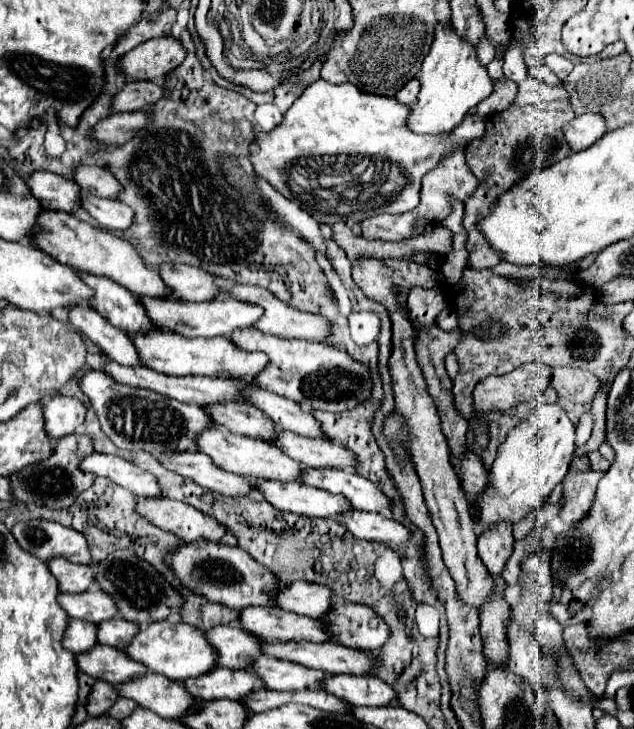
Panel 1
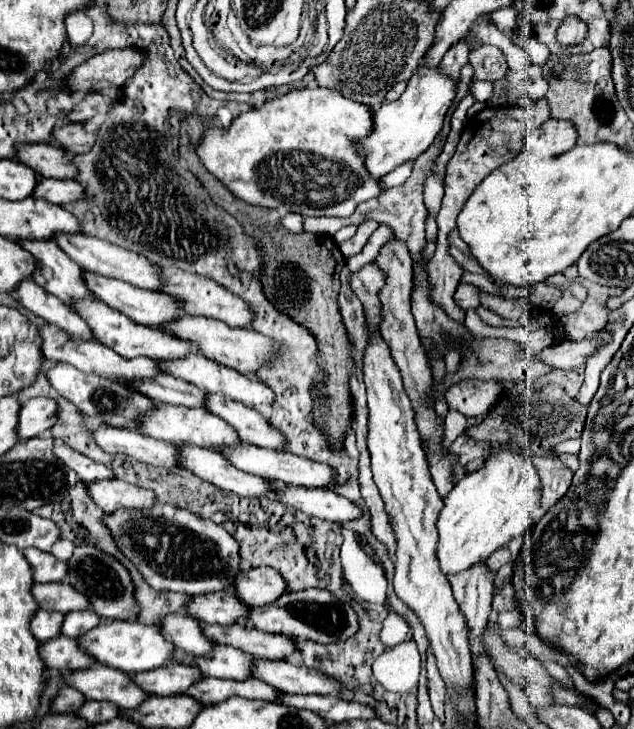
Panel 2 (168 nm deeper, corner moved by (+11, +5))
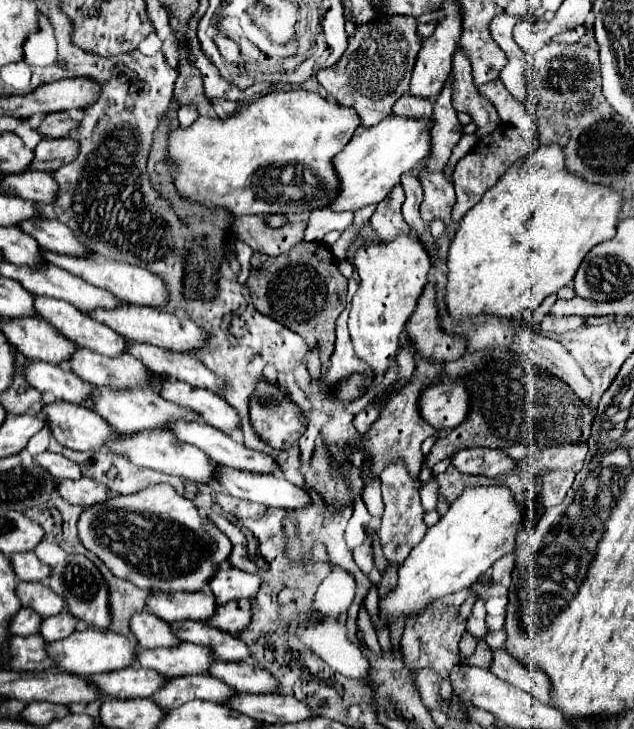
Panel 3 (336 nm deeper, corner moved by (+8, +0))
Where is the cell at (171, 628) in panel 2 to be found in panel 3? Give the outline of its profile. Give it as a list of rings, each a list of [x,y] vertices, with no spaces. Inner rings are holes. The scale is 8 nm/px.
[[[136,613],[130,621],[130,631],[136,635],[138,643],[146,649],[156,647],[172,647],[180,641],[172,635],[170,625],[152,613]]]

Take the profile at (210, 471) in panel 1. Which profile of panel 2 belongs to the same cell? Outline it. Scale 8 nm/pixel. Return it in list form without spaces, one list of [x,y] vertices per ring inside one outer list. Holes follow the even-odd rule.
[[[97,426],[93,428],[97,444],[105,452],[121,452],[127,454],[143,464],[149,466],[161,466],[163,470],[177,470],[177,448],[173,444],[143,436],[135,430],[125,430],[125,428],[111,428],[111,426]]]

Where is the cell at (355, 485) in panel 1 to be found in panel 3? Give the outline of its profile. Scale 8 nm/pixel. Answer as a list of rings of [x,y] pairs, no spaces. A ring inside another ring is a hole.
[[[180,421],[180,423],[172,423],[168,431],[174,433],[174,437],[180,439],[180,443],[190,443],[198,447],[216,463],[224,463],[228,467],[236,467],[252,473],[280,471],[278,463],[272,457],[246,449],[236,437],[222,433],[212,425]]]

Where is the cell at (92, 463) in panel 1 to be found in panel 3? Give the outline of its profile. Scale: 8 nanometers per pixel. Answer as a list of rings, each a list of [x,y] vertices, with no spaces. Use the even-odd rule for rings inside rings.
[[[44,451],[40,455],[34,455],[36,463],[40,463],[40,467],[44,467],[50,475],[58,477],[58,479],[80,479],[82,473],[80,473],[80,467],[76,463],[72,463],[70,459],[66,459],[64,455],[58,455],[58,453],[50,453],[50,451]]]

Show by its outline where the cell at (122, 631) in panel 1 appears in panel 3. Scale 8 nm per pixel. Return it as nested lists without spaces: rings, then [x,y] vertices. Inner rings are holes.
[[[62,611],[60,615],[42,619],[42,625],[40,625],[38,635],[44,641],[52,643],[52,641],[58,641],[58,639],[64,639],[64,637],[72,635],[74,633],[74,625],[76,625],[76,619],[68,611]]]

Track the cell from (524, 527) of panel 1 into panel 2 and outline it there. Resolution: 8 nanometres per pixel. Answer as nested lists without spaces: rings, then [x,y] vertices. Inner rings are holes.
[[[503,546],[501,550],[495,550],[493,554],[491,554],[491,558],[487,558],[487,566],[491,568],[491,570],[499,570],[503,564],[507,564],[509,562],[509,546]]]

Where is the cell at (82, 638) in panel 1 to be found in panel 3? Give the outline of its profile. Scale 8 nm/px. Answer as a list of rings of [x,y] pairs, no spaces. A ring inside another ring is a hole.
[[[22,607],[8,623],[8,631],[10,635],[22,635],[22,637],[28,637],[28,635],[36,635],[36,631],[40,629],[40,621],[42,617],[36,615],[32,609],[28,607]]]

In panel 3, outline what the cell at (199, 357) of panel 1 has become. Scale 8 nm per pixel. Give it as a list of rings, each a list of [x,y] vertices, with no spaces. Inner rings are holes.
[[[36,297],[34,299],[34,311],[36,311],[36,317],[42,317],[46,323],[50,323],[52,327],[56,327],[56,331],[60,331],[60,335],[64,335],[66,339],[72,339],[80,347],[92,349],[92,351],[108,355],[108,357],[110,355],[116,357],[116,355],[120,355],[120,353],[126,351],[126,343],[128,341],[122,335],[118,335],[116,331],[112,331],[108,325],[98,323],[92,317],[84,315],[80,309],[76,309],[68,301],[60,301],[60,299],[52,299],[52,297]]]

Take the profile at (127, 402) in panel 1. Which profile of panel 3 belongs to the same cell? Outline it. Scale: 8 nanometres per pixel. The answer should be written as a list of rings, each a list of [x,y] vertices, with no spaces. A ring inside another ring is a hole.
[[[38,359],[26,363],[24,379],[40,393],[52,395],[54,399],[60,399],[60,401],[78,403],[78,405],[90,403],[90,395],[94,391],[94,385],[82,381],[72,371],[62,369],[60,365],[42,363]]]

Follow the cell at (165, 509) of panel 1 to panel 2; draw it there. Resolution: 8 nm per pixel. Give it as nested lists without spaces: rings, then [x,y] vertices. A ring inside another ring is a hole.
[[[119,478],[91,482],[89,494],[95,500],[95,504],[101,506],[101,510],[107,514],[119,508],[149,510],[149,506],[153,506],[153,502],[157,500],[157,496],[151,490],[141,490],[139,486],[133,486]]]

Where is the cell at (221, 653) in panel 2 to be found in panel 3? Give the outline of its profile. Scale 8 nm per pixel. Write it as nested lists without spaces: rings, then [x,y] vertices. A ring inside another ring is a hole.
[[[178,643],[176,647],[162,649],[144,649],[138,645],[136,655],[138,667],[152,669],[162,677],[204,675],[214,661],[214,653],[208,647],[194,643]]]

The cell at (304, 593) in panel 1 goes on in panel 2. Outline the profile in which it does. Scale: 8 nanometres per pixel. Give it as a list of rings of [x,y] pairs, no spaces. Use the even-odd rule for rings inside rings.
[[[251,568],[243,570],[237,578],[237,594],[249,606],[267,606],[283,594],[287,594],[287,582],[273,568]]]

